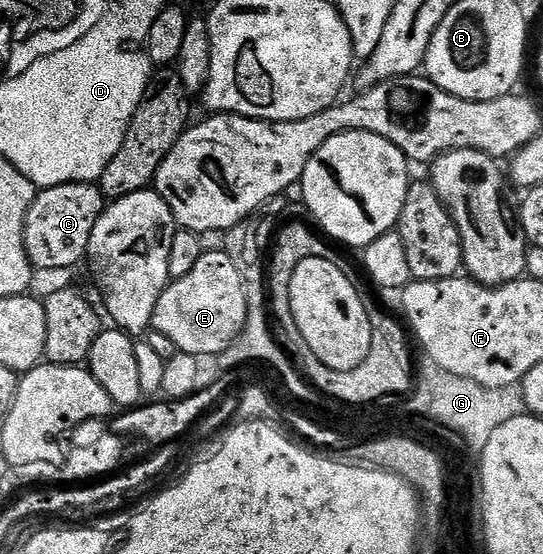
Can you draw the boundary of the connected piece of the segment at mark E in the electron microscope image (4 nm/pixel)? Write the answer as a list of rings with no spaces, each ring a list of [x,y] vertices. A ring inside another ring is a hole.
[[[225,250],[207,252],[199,257],[187,277],[172,280],[166,287],[155,305],[151,327],[163,337],[171,337],[180,354],[220,356],[241,334],[248,312],[245,280],[235,269],[235,261]]]

